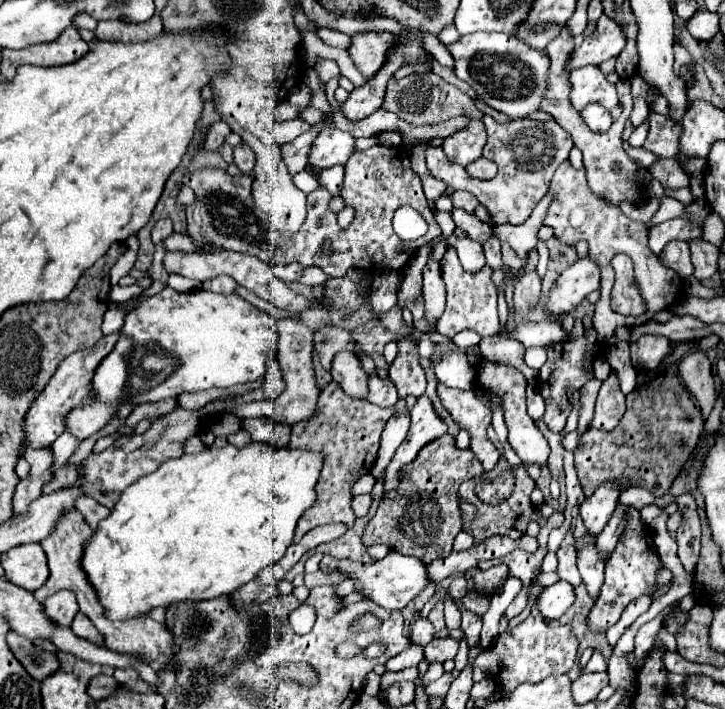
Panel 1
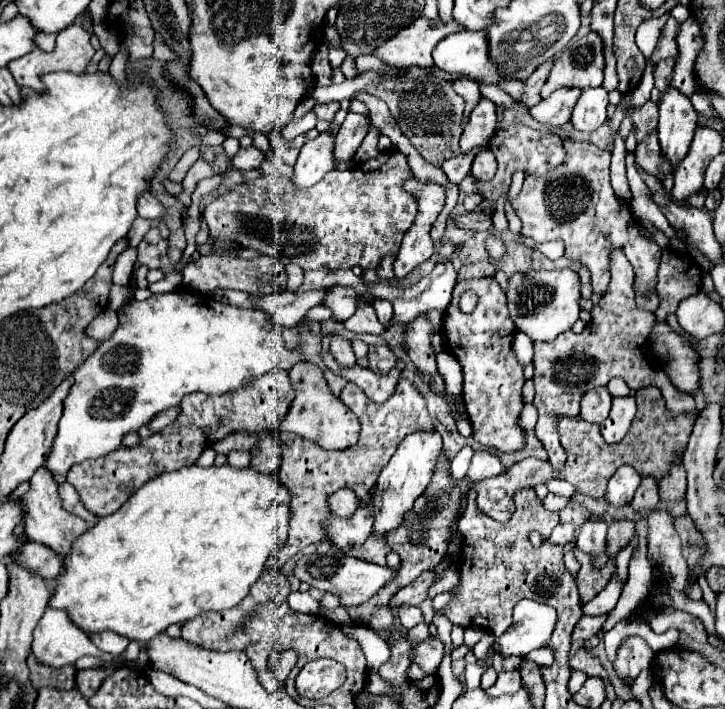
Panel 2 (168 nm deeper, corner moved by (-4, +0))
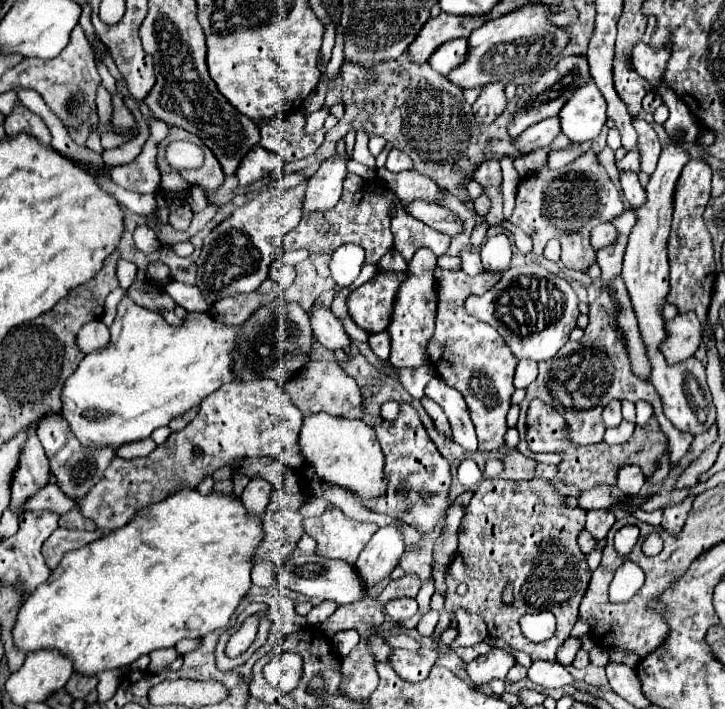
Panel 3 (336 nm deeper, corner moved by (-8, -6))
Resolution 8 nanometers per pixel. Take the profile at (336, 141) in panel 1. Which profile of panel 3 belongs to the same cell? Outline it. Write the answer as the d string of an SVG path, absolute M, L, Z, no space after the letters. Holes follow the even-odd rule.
M310 177L284 193L272 193L272 189L258 193L252 201L238 207L228 219L210 231L204 239L196 273L196 285L202 289L210 305L234 293L250 293L268 277L270 263L282 255L284 233L294 229L302 219L308 181Z

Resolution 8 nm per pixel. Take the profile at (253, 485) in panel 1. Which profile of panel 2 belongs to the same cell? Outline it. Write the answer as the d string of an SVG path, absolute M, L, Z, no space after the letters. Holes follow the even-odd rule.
M222 465L222 467L186 467L180 471L172 471L172 473L162 473L158 477L154 477L152 481L148 481L146 485L142 485L128 501L126 505L122 505L118 511L114 511L112 515L106 515L102 519L98 519L98 523L84 533L82 537L78 537L72 547L74 551L70 551L70 557L66 559L66 567L64 573L58 577L56 589L48 601L48 607L54 609L64 609L70 617L70 621L74 625L78 625L84 633L102 633L102 631L114 631L130 641L150 641L154 639L158 633L164 633L170 625L174 623L186 623L194 617L198 617L200 613L206 611L224 611L230 609L234 605L238 605L250 591L252 583L260 577L266 559L270 557L270 551L276 547L280 549L286 541L286 533L288 533L288 519L290 519L290 493L288 489L274 481L272 475L266 473L258 473L254 469L234 469L230 465Z

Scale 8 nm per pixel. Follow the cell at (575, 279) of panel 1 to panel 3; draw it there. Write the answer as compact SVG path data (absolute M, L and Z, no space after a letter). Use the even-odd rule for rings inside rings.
M534 263L518 269L510 267L488 293L470 295L464 307L478 321L494 325L498 333L504 335L518 359L534 361L552 359L568 341L570 331L576 327L576 319L580 315L578 297L572 285L558 275L550 275L544 267Z

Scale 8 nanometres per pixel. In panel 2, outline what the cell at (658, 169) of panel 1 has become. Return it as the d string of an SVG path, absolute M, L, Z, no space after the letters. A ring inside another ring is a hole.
M650 133L650 135L646 135L640 143L638 143L638 147L636 147L636 165L638 167L642 167L646 173L650 173L650 175L658 175L658 173L662 173L662 169L666 171L668 167L666 167L666 163L662 161L662 155L660 155L660 143L658 143L658 137L656 137L656 133Z

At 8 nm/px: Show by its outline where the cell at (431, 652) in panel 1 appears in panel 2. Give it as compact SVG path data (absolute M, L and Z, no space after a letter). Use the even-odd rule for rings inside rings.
M424 639L416 645L412 663L416 663L424 673L436 673L442 657L444 657L444 643L440 639Z

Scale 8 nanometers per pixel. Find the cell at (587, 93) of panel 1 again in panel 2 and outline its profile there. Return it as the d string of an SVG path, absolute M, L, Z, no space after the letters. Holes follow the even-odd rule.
M558 89L548 99L542 99L538 105L530 109L530 115L544 125L562 127L562 123L570 121L572 107L576 104L582 89Z

